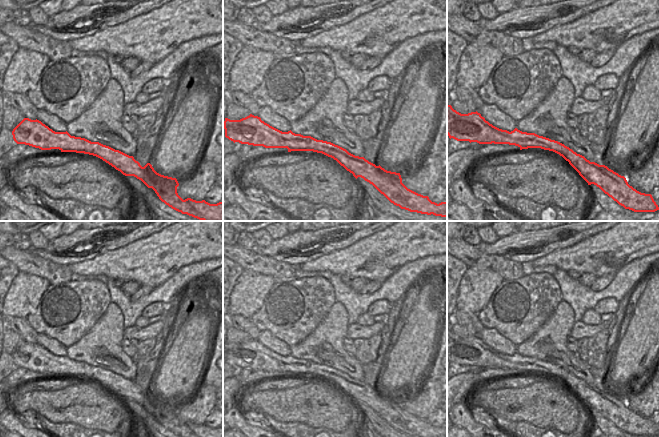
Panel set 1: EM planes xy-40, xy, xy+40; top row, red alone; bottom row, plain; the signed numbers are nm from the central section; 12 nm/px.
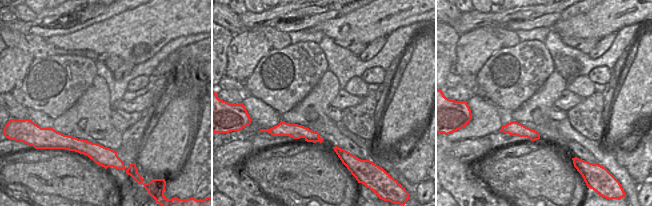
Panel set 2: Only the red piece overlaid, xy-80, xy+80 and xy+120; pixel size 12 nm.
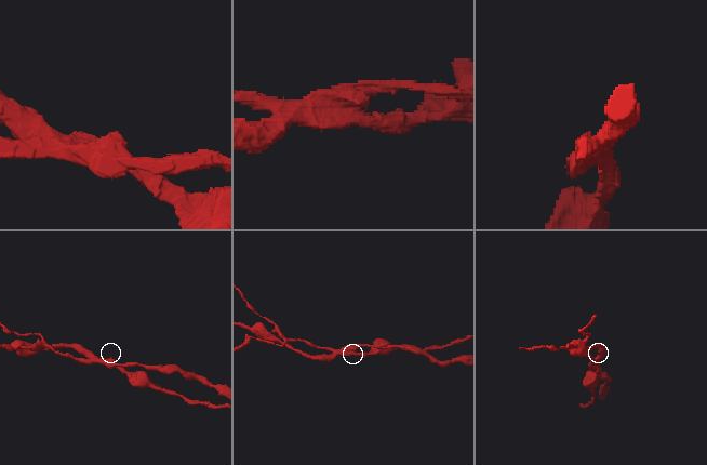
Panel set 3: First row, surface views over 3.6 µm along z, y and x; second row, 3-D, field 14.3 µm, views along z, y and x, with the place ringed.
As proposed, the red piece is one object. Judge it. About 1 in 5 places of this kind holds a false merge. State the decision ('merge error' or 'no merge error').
merge error

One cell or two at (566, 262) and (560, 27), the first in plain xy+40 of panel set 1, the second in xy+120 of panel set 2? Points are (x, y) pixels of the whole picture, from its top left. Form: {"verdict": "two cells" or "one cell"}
{"verdict": "one cell"}

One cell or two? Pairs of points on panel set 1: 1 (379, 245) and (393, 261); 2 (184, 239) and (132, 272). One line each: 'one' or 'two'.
1: one
2: one

